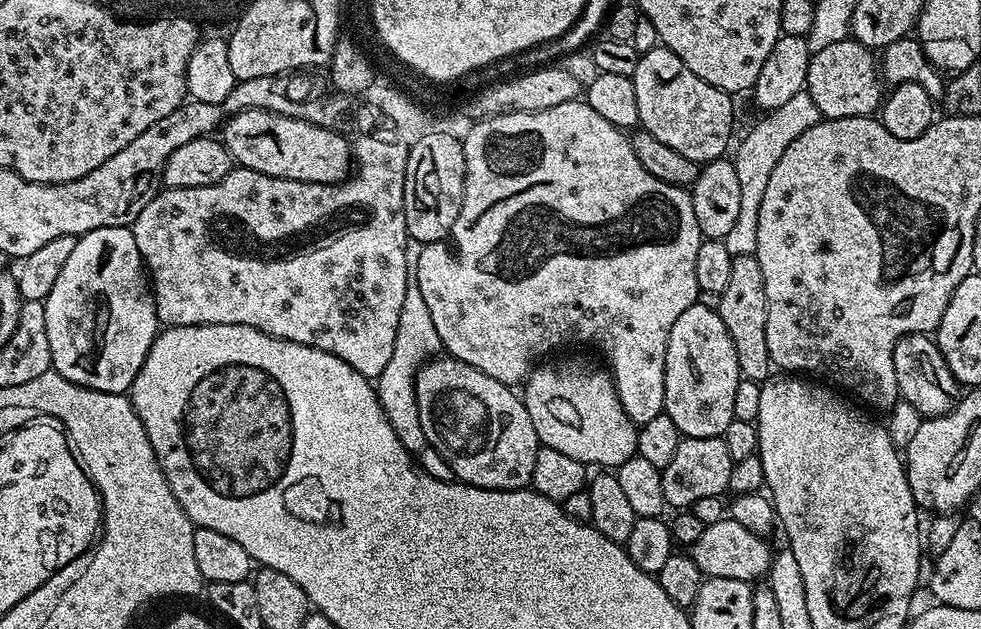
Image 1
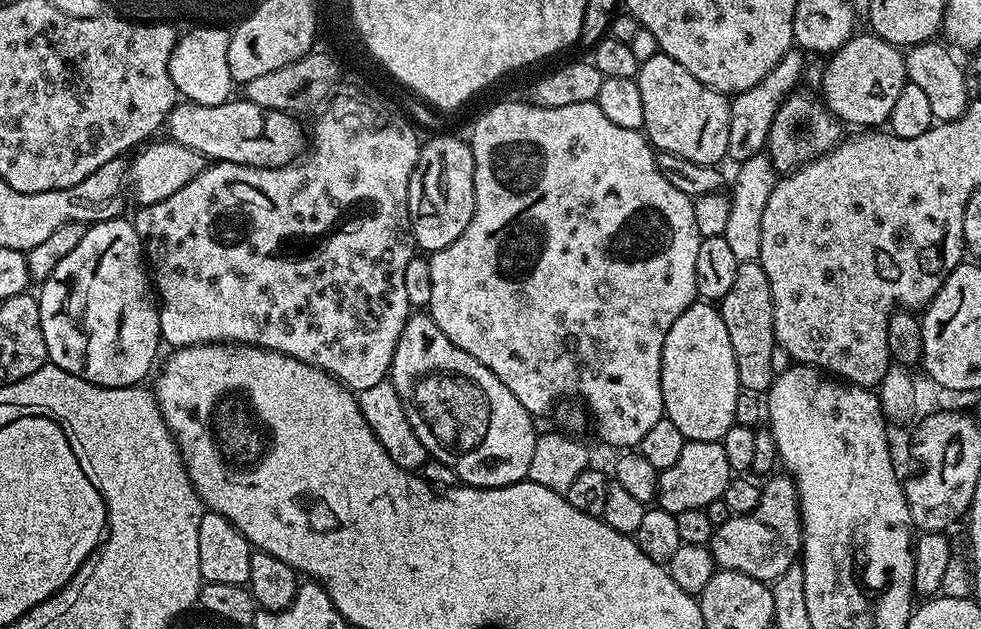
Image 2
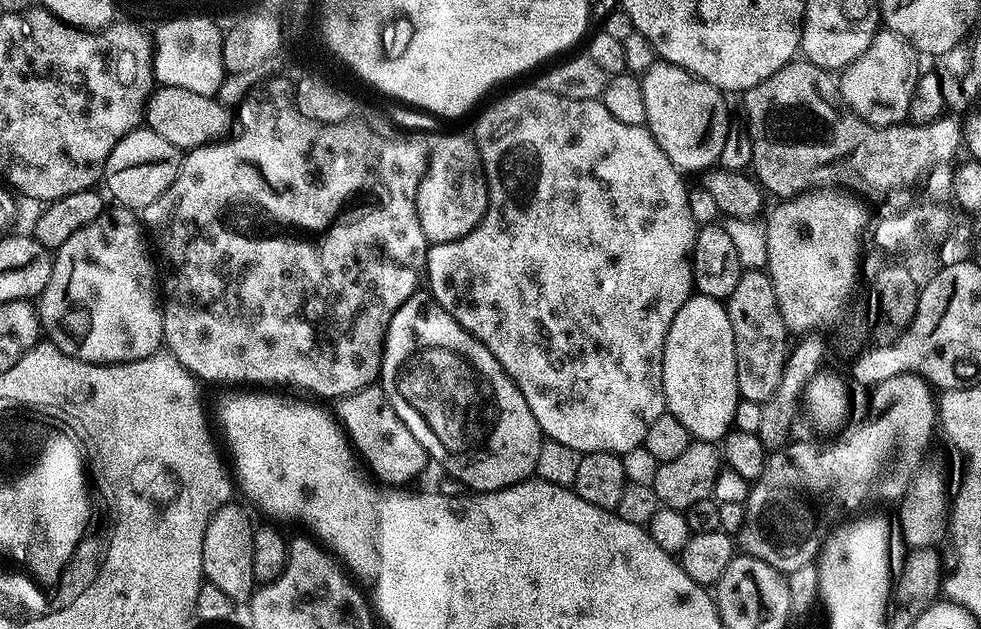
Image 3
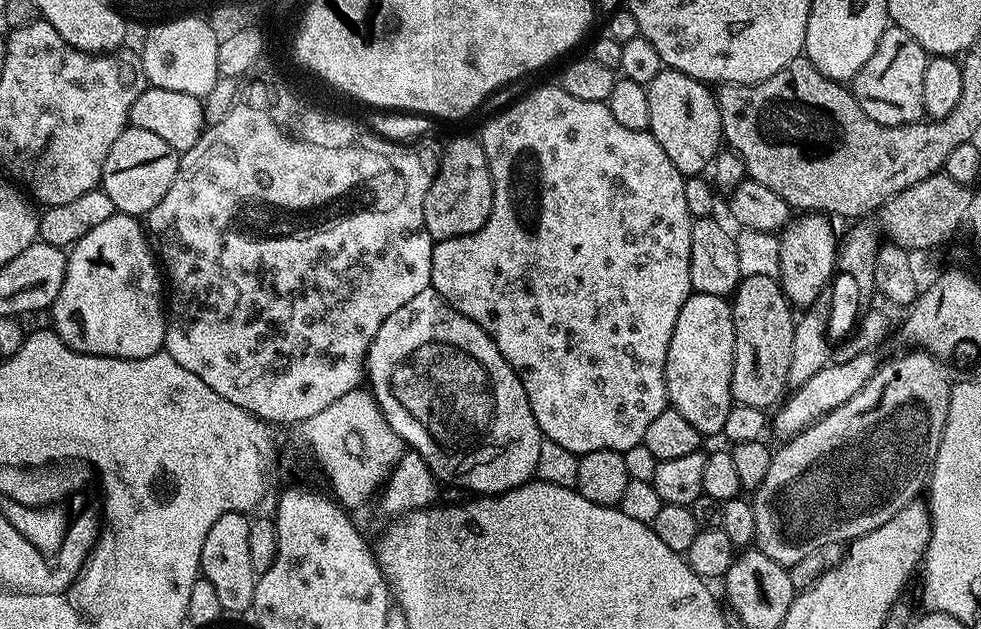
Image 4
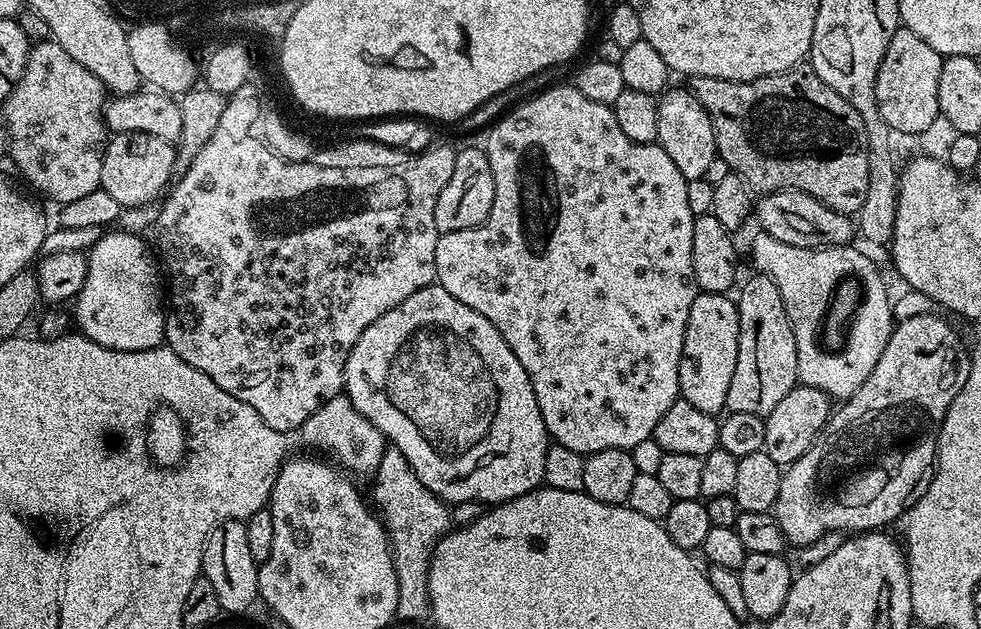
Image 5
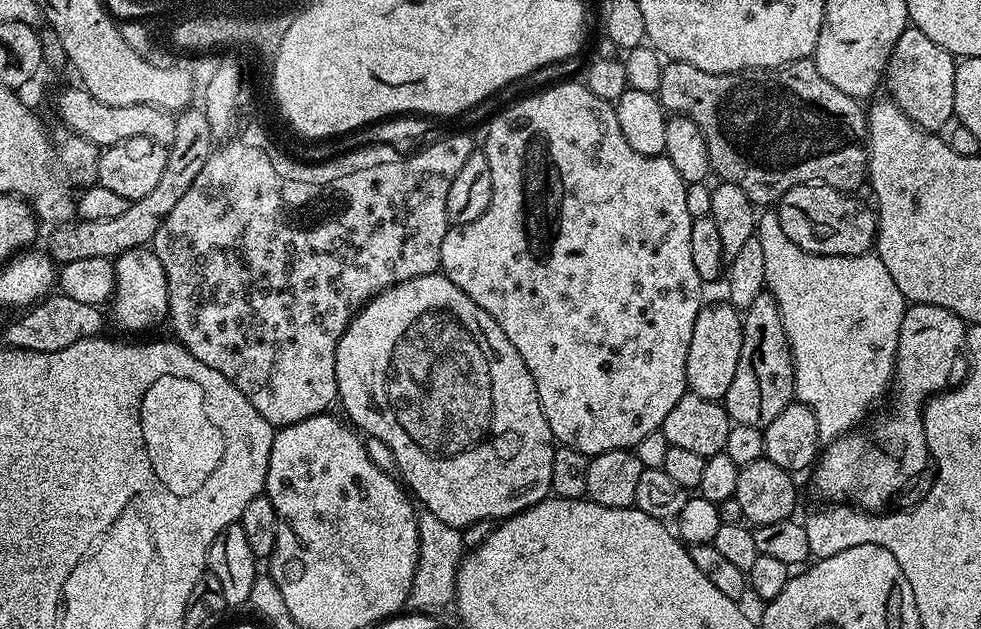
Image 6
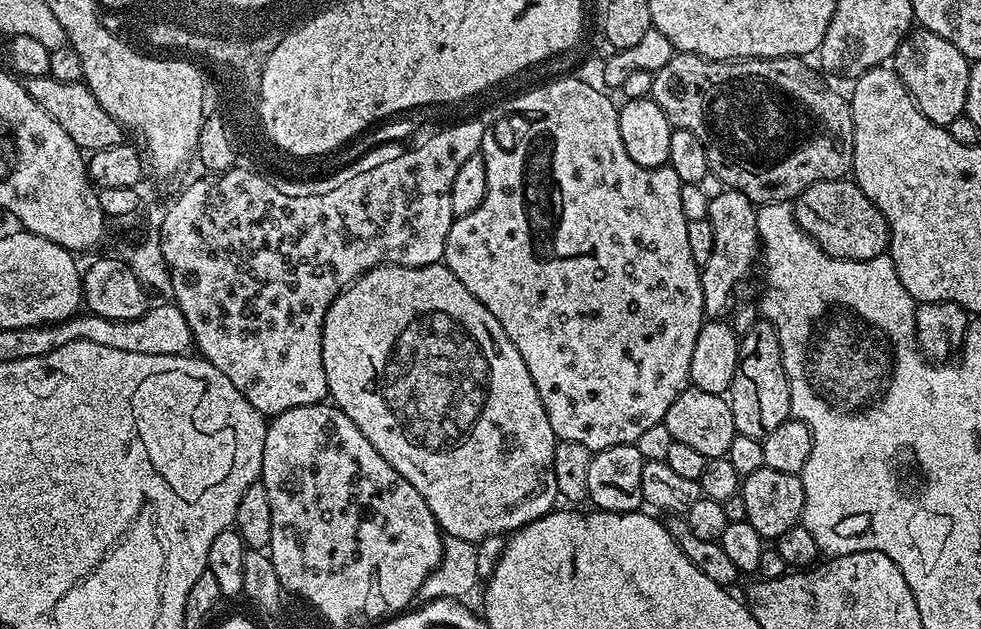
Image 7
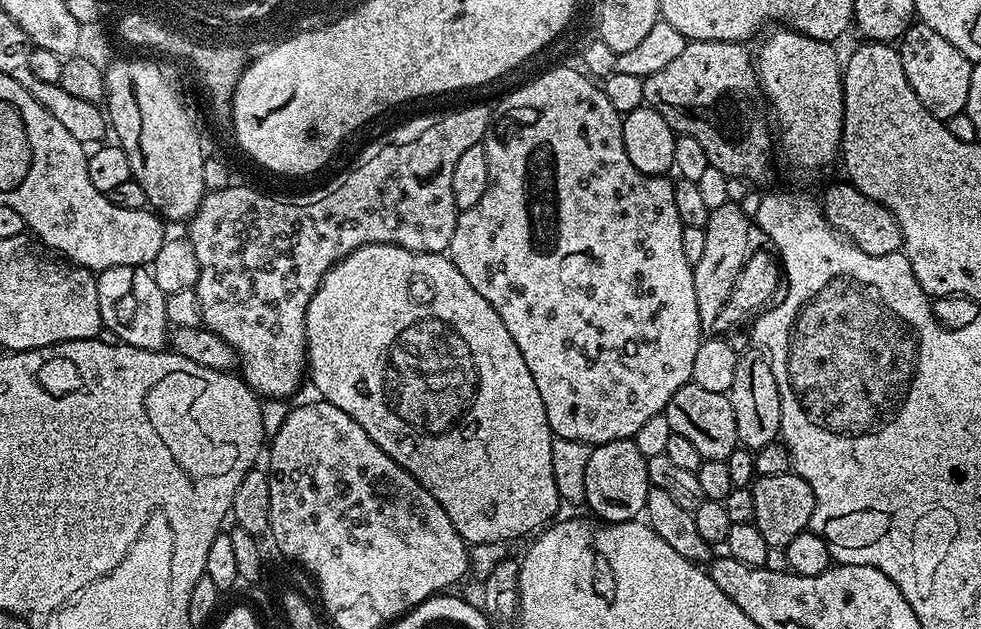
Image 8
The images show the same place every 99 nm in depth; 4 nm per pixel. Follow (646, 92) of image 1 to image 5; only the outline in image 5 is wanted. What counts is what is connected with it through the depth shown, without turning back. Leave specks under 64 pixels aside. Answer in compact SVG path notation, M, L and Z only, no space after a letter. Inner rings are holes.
M669 87L659 97L656 109L658 110L658 134L655 143L670 154L674 166L682 170L687 180L703 180L709 175L712 163L717 163L716 139L710 122L710 114L698 102L698 98L687 87Z

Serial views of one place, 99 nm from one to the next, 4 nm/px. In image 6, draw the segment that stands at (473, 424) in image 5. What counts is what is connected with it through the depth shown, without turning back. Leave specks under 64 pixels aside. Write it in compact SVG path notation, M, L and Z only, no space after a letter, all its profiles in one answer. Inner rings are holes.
M439 271L387 288L369 300L352 317L336 347L336 390L339 407L348 411L347 419L361 433L381 439L393 452L395 467L400 470L399 475L407 491L421 505L424 503L427 512L436 515L452 528L463 530L472 523L483 520L506 520L509 516L548 499L552 492L552 463L557 445L540 405L534 378L530 370L526 370L526 362L522 362L522 354L518 354L518 350L514 350L514 345L510 343L510 338L502 334L502 326L498 326L498 322L494 322L494 318L490 318L490 314L486 314L486 310L482 310L482 306L478 306L474 298L462 294L462 290L458 290L458 286L454 286L454 282L450 282L450 278Z

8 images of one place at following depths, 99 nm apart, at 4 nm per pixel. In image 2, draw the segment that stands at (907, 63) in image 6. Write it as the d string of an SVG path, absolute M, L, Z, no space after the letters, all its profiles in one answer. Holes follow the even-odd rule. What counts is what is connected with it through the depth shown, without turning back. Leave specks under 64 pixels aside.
M853 34L837 52L827 57L822 99L845 125L860 124L856 126L872 130L887 125L890 110L894 110L894 102L902 94L902 86L908 83L908 75L904 52L897 45L875 34L867 35Z

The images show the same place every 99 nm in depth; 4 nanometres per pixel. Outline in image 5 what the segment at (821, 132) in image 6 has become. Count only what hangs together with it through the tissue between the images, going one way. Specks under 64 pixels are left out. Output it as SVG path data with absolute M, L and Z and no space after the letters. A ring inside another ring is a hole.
M797 66L789 68L787 72L770 74L757 80L723 80L722 78L693 76L690 80L690 90L698 98L698 102L702 102L706 114L710 114L710 122L712 123L714 138L716 139L717 157L721 161L725 160L728 163L727 167L735 170L747 182L753 193L781 192L784 188L793 188L818 198L818 202L822 202L839 212L855 214L860 211L868 189L868 154L865 141L862 139L861 118L850 106L850 102L846 102L846 98L842 98L842 94L830 90L830 86L826 86L826 82L822 82L822 78L818 78L818 74L812 71L811 67Z

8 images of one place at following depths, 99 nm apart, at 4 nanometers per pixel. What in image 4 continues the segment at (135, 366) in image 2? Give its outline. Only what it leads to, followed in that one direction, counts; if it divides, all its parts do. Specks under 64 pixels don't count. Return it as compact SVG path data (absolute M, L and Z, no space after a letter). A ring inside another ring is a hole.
M117 212L115 216L106 218L106 222L101 222L100 225L94 226L94 230L90 230L90 234L86 234L78 243L71 245L70 251L67 253L67 258L66 274L62 282L62 290L58 290L58 298L50 309L53 324L51 324L51 327L54 329L56 335L62 338L62 342L66 342L66 346L70 346L75 352L85 352L91 356L113 356L114 358L126 358L127 360L137 360L138 358L153 356L154 353L163 349L166 300L162 295L162 276L158 271L158 260L154 255L153 245L146 235L145 225L137 217L127 216L124 212Z

